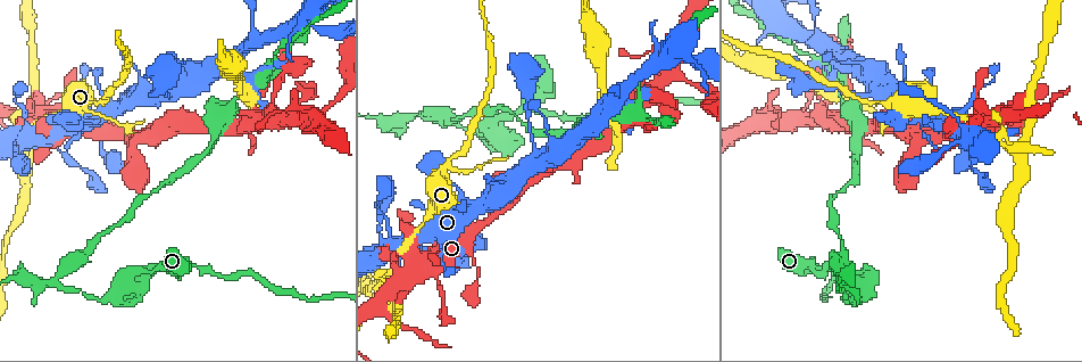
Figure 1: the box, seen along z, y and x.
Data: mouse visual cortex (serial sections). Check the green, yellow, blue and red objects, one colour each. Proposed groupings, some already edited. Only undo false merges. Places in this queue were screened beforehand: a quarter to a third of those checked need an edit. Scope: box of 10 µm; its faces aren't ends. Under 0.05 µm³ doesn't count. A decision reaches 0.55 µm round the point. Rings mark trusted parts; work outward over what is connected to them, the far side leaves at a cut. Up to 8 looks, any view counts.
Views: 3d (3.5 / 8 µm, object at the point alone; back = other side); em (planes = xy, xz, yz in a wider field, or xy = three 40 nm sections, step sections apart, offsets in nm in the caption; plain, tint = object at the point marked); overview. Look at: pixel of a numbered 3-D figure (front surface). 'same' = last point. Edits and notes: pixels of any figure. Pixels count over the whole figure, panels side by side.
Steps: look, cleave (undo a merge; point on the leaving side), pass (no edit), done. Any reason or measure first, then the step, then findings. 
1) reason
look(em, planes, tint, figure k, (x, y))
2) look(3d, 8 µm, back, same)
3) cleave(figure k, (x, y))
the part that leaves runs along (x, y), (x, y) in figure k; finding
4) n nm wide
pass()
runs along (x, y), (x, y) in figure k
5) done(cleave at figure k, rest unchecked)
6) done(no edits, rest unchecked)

look(3d, 3.5 µm, figure 1, (31, 152))

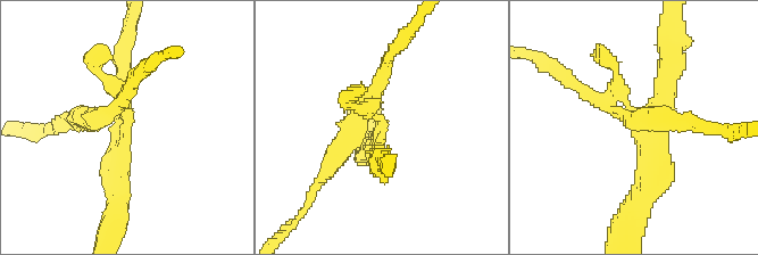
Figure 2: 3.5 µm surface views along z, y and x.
3 arms; arms of 200, 200, 250 nm
look(em, xy, step 3, tint, figure 2, (127, 119))

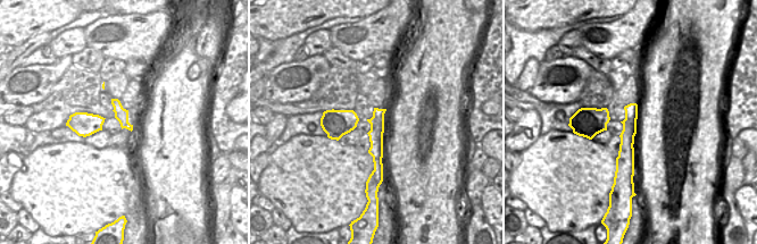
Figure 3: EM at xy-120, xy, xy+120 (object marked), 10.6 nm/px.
cleave(figure 2, (372, 145))
a second cell is stuck on

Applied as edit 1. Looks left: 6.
look(overview)

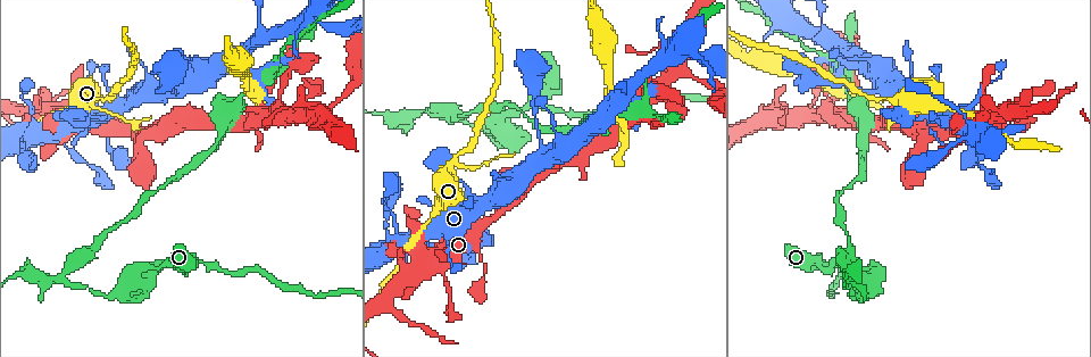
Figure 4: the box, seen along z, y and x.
three arms meet
look(3d, 3.5 µm, figure 4, (833, 262))

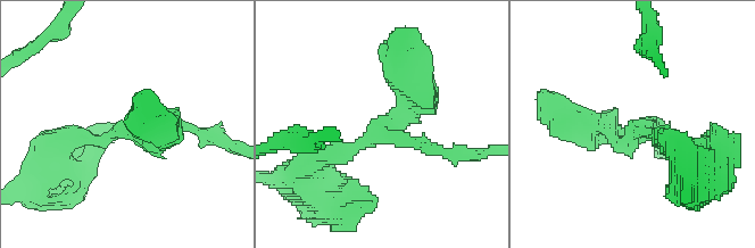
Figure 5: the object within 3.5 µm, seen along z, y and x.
look(em, xy, step 5, tint, figure 5, (639, 133))

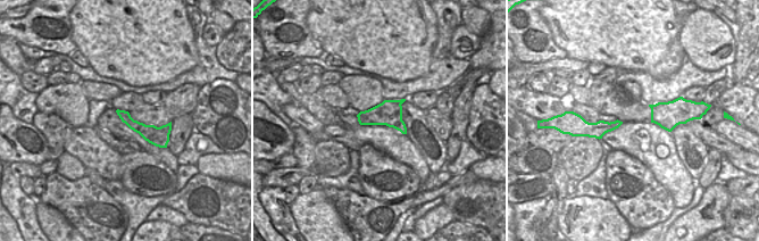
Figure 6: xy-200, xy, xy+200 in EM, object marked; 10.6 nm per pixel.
pass()
continuous, no second cell

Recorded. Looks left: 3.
look(em, xy, step 5, tint, figure 4, (826, 37))

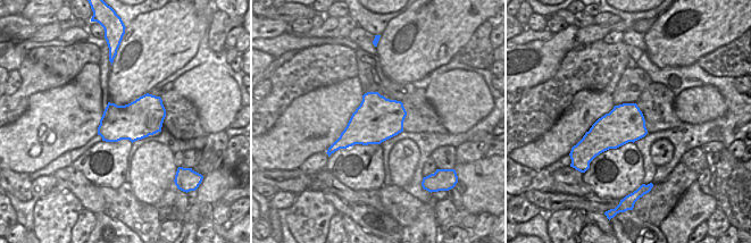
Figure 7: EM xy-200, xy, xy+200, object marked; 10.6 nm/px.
look(3d, 3.5 µm, back, same)

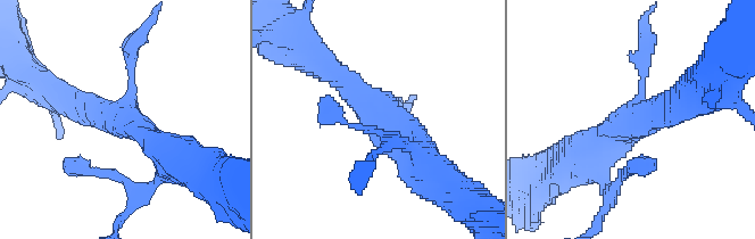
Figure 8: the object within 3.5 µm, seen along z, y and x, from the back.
pass()
runs along (424, 162), (322, 63) in figure 8; one cell here

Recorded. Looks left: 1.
done(cleave at figure 2, rest unchecked)

